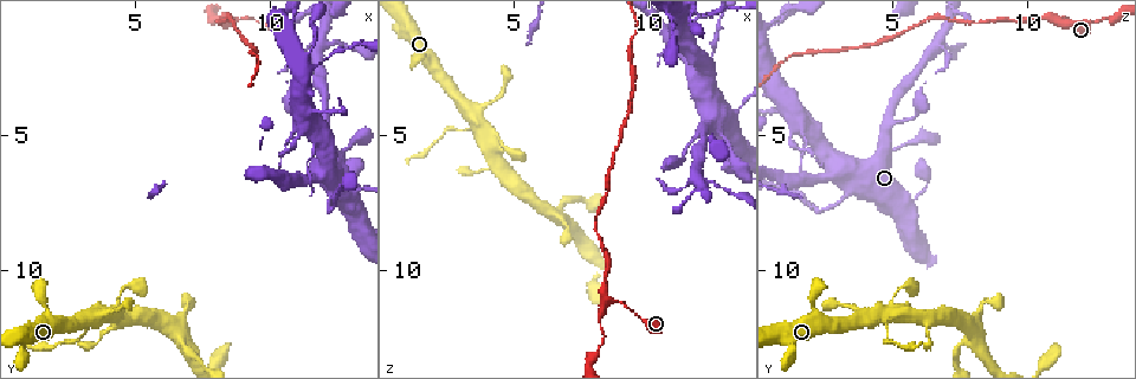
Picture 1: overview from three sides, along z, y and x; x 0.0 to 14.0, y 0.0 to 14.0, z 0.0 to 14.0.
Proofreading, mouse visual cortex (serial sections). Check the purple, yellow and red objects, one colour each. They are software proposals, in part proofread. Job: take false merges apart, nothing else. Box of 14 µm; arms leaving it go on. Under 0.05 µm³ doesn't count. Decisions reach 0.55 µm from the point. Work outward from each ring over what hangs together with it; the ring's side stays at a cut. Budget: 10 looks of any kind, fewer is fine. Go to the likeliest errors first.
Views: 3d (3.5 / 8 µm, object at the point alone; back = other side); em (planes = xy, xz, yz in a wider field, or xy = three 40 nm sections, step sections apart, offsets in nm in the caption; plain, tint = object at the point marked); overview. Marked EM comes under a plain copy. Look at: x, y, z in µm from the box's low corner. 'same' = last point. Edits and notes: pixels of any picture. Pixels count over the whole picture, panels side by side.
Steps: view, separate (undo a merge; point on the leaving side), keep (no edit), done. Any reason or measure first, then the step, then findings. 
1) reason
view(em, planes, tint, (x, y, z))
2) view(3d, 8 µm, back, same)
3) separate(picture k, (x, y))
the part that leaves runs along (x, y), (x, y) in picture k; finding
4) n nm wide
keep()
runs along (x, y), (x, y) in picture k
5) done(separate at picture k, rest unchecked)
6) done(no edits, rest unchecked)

thin neck
view(3d, 3.5 µm, (3.2, 12.3, 4.8))

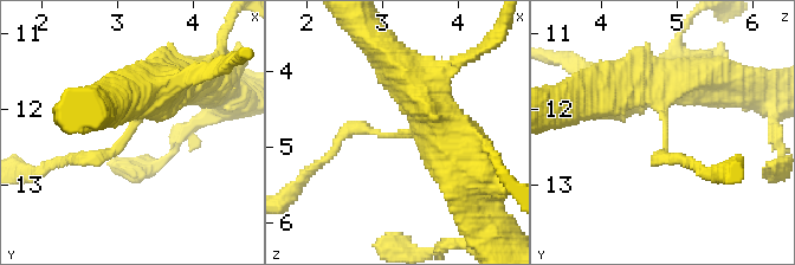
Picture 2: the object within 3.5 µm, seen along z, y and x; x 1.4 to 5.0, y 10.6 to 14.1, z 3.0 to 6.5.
arms of 200, 400 nm; now the EM
view(em, xy, step 3, tint, (3.10, 12.25, 4.85))

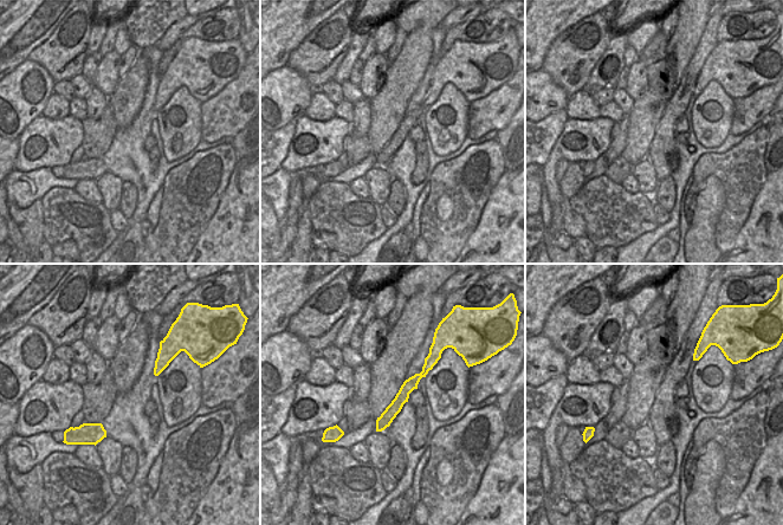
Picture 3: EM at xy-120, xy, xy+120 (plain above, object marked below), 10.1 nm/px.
keep()
runs along (428, 361), (379, 428) in picture 3; one cell here

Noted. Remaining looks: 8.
four arms meet
view(3d, 8 µm, (12.0, 1.6, 6.7))

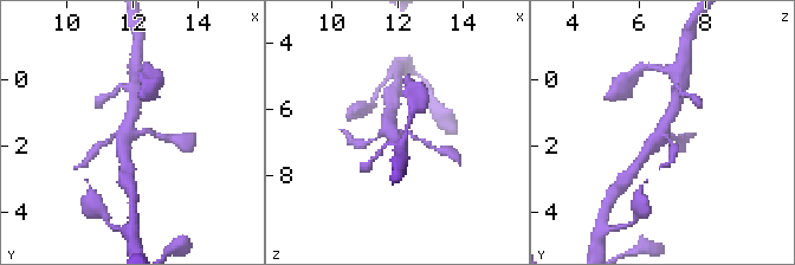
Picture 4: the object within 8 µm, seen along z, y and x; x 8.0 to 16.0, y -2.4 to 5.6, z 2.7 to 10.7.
zoom in
view(3d, 3.5 µm, (11.8, 1.5, 6.7))

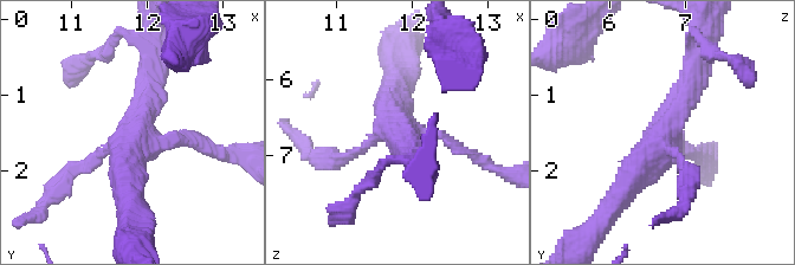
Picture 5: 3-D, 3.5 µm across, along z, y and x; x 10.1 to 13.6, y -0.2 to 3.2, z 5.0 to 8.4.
4 arms; arms of 150, 150, 350, 350 nm
view(em, planes, tint, (11.85, 1.50, 6.75))

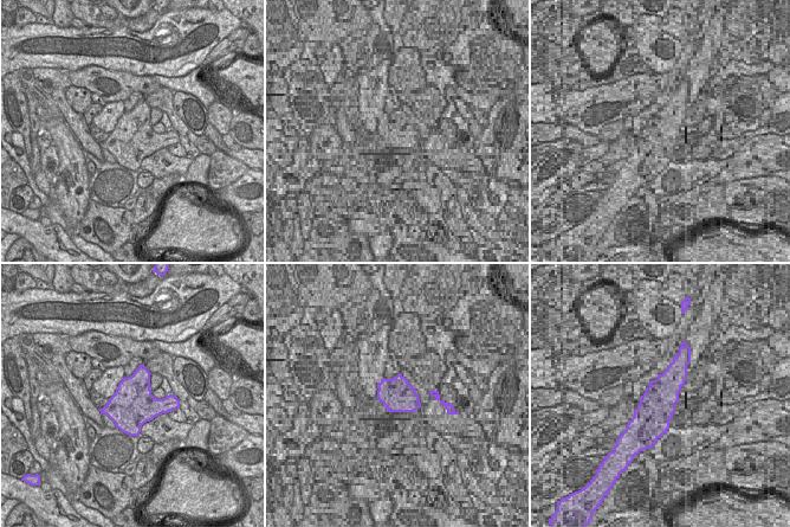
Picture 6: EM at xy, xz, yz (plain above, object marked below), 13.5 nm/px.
keep()
runs along (616, 199), (655, 152), (696, 64) in picture 5; all the same cell

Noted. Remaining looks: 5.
calibre changes
view(3d, 3.5 µm, back, (12.3, 7.0, 3.6))

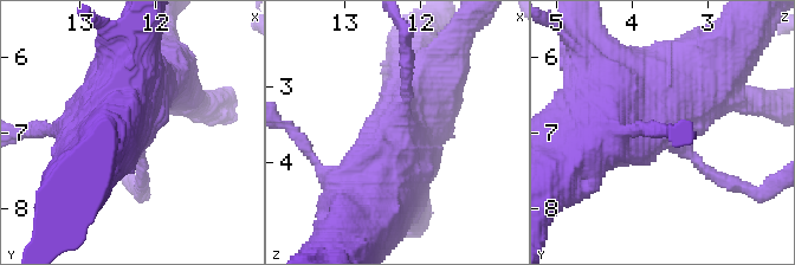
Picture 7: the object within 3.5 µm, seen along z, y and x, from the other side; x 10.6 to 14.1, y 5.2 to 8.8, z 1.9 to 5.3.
now the EM
view(em, planes, tint, same)

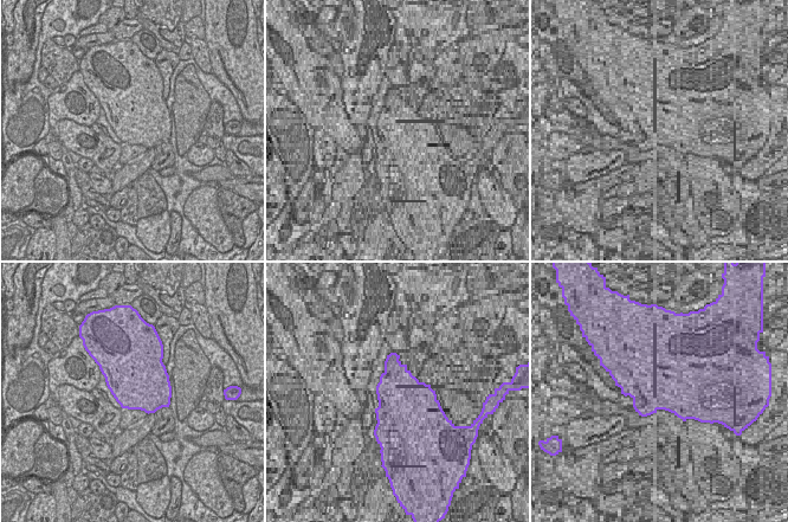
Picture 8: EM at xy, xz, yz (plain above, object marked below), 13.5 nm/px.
800 nm wide
keep()
runs along (615, 102), (639, 91), (693, 160), (728, 181) in picture 7; continuous, no second cell

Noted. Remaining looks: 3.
small branch off a trunk
view(3d, 3.5 µm, (4.3, 12.0, 6.3))

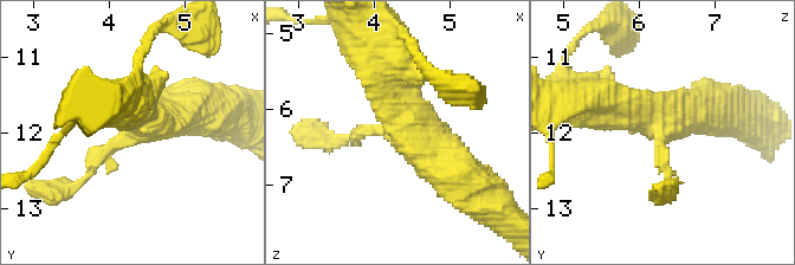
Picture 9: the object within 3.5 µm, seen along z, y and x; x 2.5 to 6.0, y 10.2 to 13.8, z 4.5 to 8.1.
3 arms; arms of 150, 600, 700 nm; now the EM
view(em, xy, step 3, tint, (4.25, 12.00, 6.30))

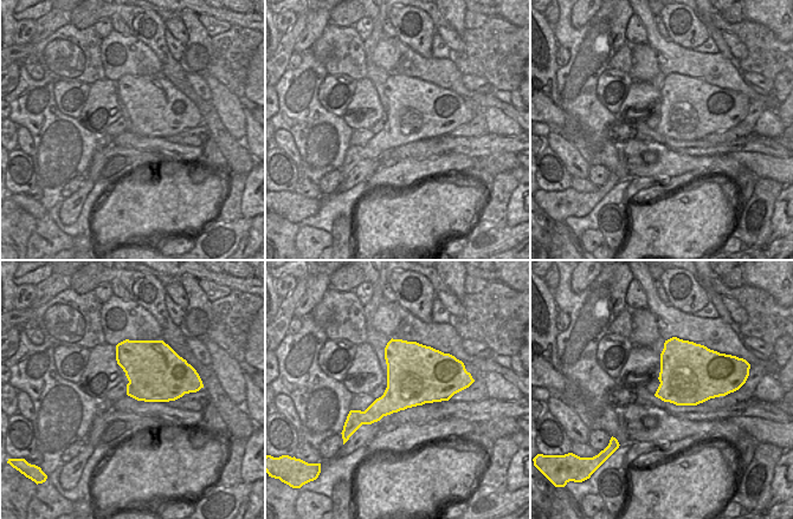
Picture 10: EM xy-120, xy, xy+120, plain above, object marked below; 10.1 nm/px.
keep()
all the same cell

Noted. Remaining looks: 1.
done(no edits, rest unchecked)

